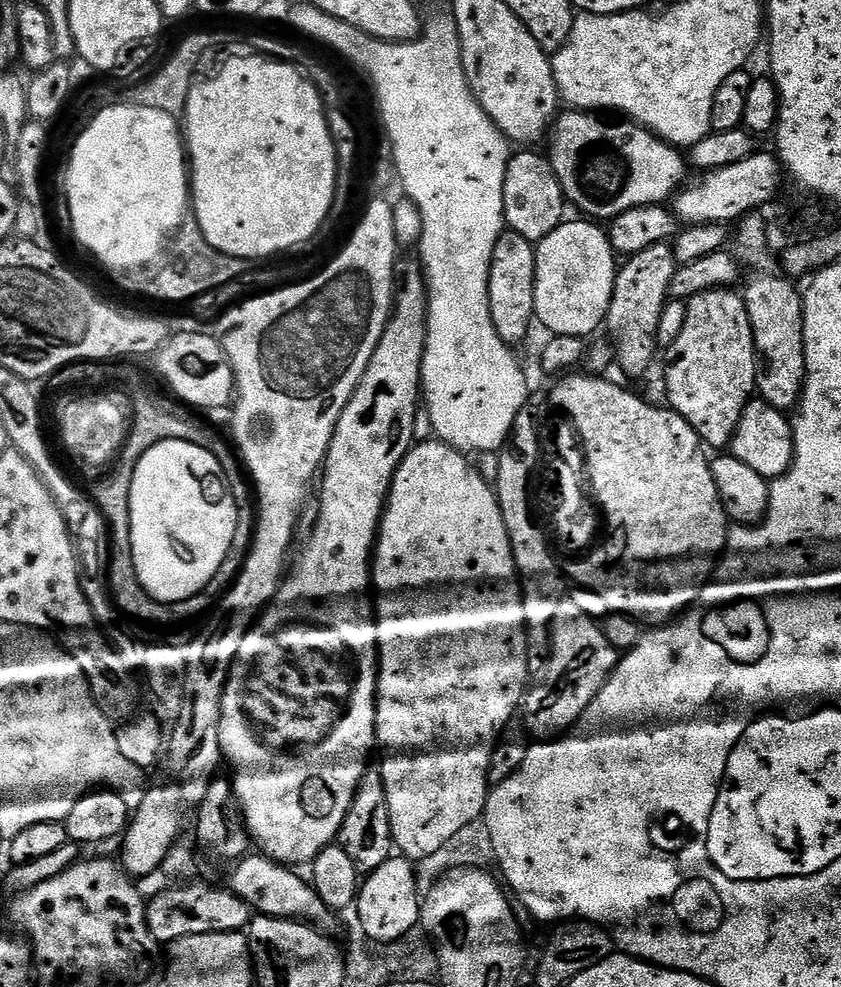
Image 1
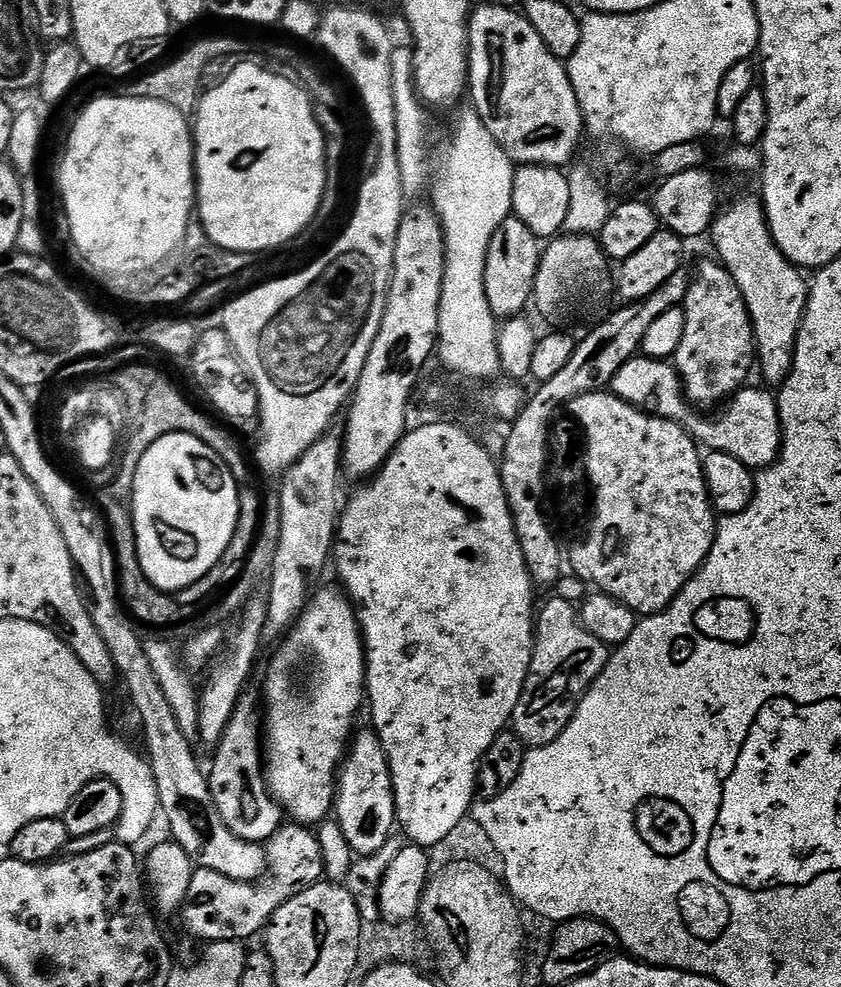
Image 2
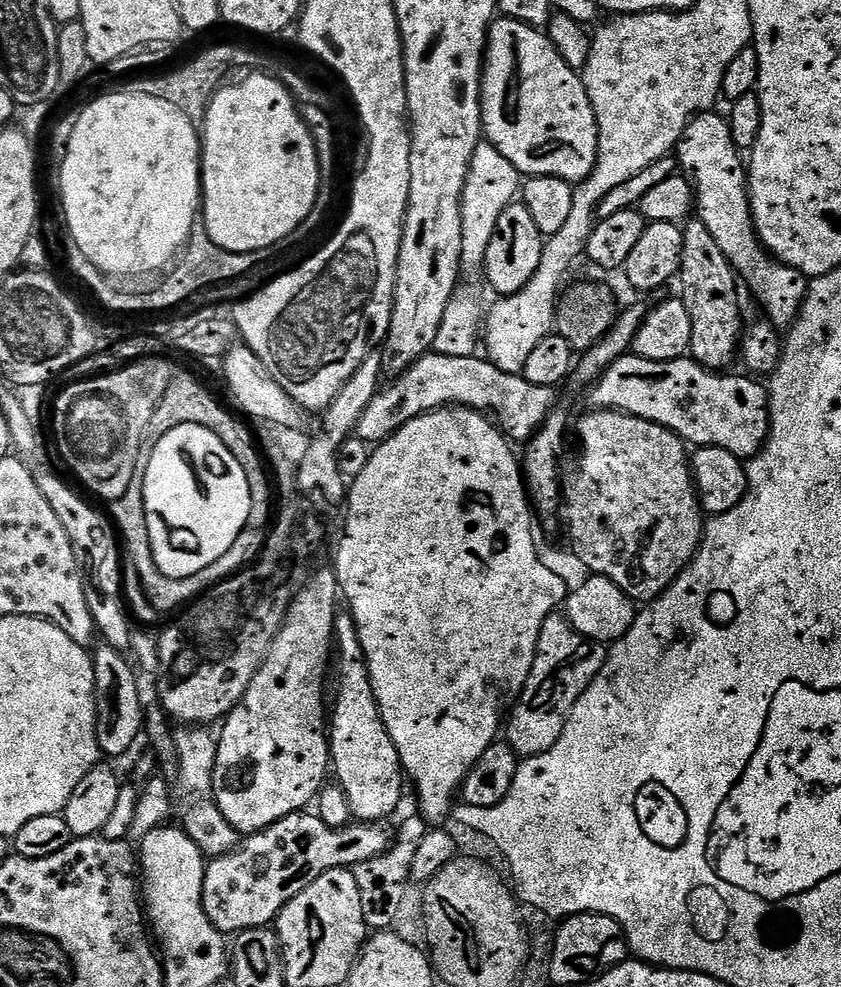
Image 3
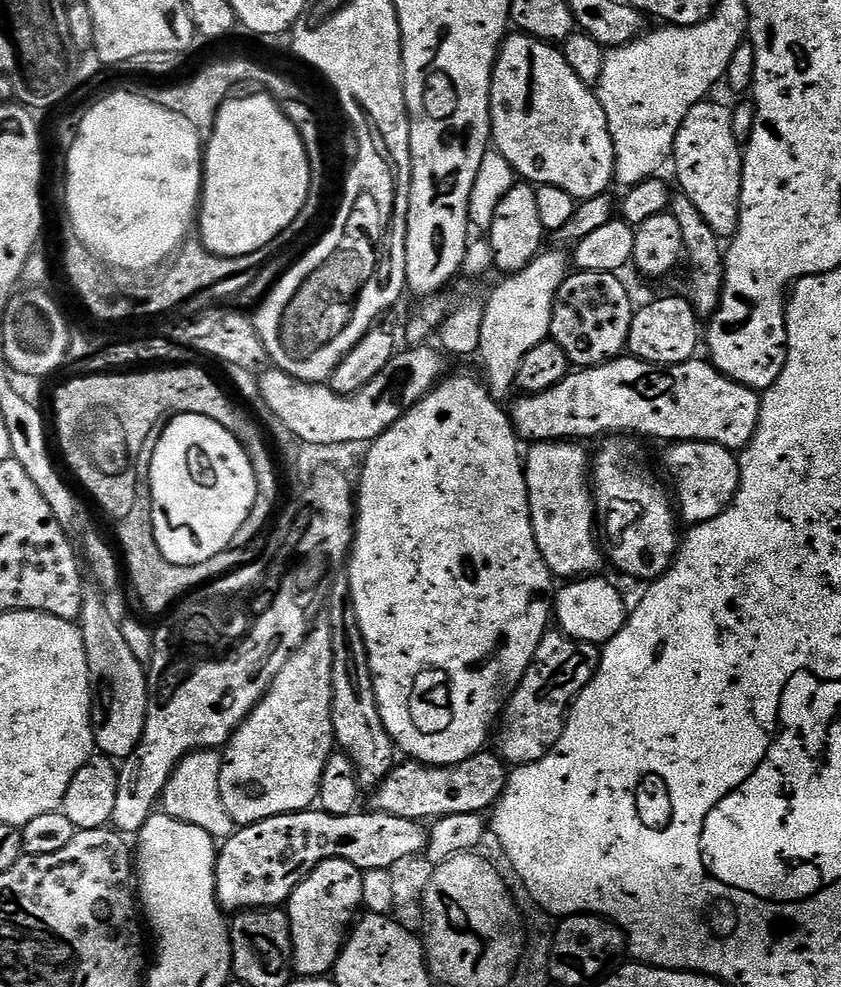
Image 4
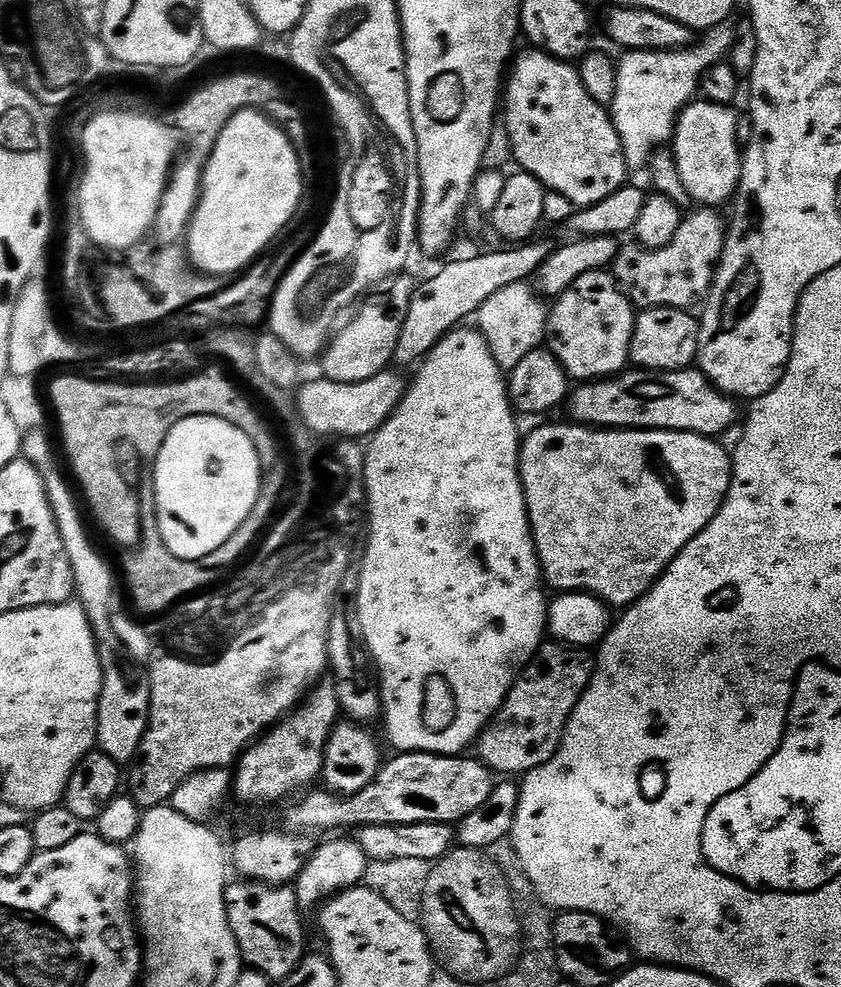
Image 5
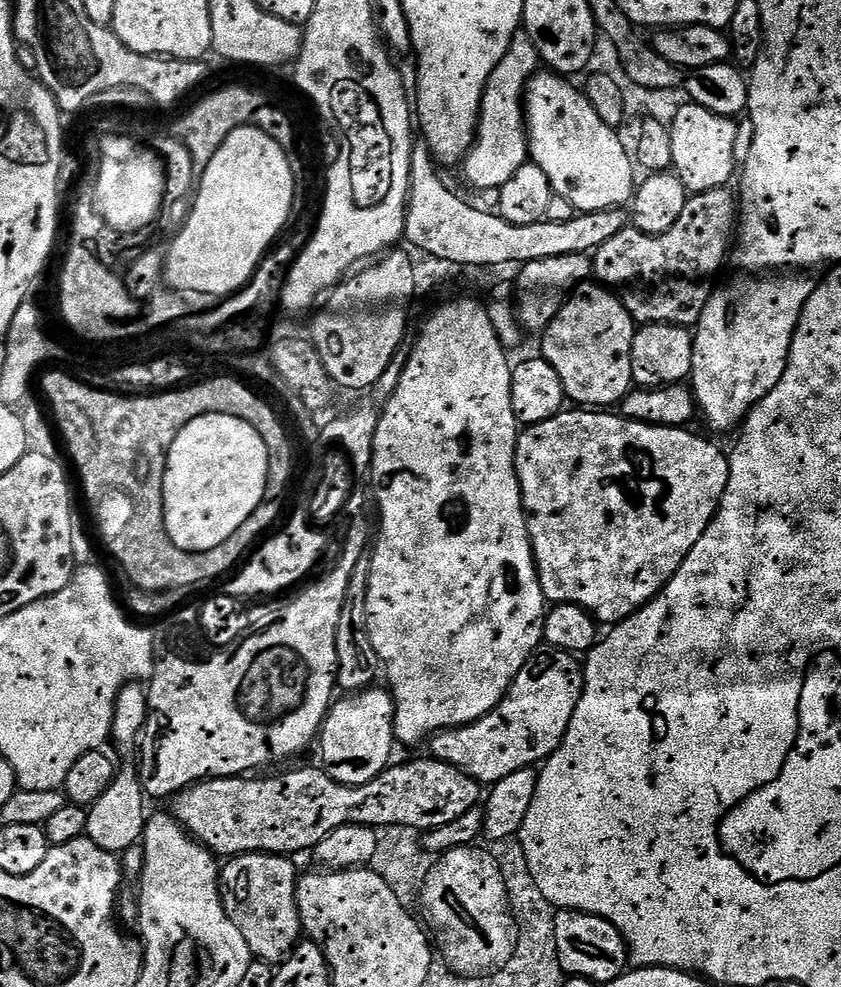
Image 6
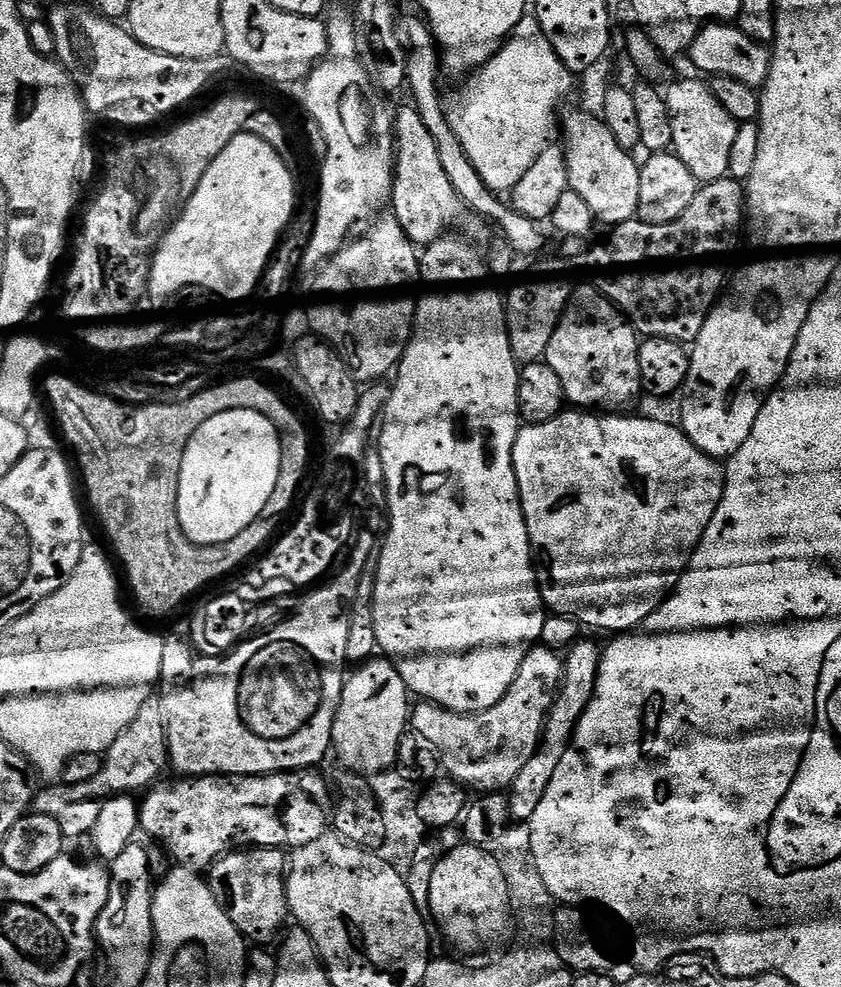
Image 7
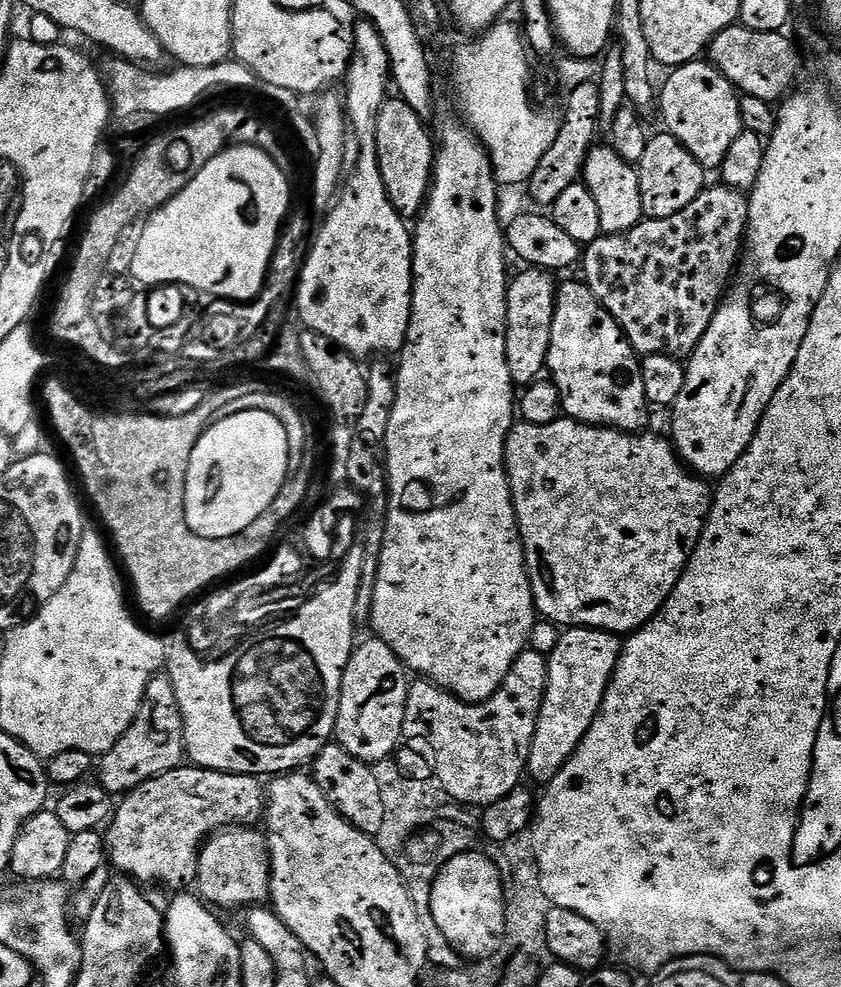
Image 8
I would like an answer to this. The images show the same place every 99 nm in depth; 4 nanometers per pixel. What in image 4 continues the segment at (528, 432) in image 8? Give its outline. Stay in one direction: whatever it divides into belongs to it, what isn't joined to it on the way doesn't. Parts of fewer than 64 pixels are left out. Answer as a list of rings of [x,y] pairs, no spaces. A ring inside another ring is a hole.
[[[686,440],[665,448],[668,449],[664,452],[664,472],[672,479],[670,488],[685,525],[710,522],[710,518],[718,518],[732,505],[740,485],[740,461],[733,449],[705,440]],[[536,442],[522,460],[536,545],[556,578],[584,578],[601,571],[602,552],[596,549],[598,517],[590,483],[590,452],[584,447],[580,442]]]

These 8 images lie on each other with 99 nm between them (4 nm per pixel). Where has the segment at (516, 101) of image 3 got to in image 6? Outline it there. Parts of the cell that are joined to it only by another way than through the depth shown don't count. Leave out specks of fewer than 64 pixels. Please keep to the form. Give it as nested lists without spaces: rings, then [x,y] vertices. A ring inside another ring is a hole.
[[[551,70],[537,71],[528,81],[523,108],[531,163],[546,170],[553,193],[566,198],[577,213],[631,205],[638,187],[633,157],[624,149],[621,133],[598,118],[587,96],[572,83]]]

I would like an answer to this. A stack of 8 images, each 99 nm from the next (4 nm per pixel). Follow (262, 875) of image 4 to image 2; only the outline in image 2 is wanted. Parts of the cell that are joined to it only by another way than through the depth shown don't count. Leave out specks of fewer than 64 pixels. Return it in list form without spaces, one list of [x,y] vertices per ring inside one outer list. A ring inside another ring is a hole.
[[[285,823],[267,841],[268,870],[255,882],[238,882],[218,874],[218,870],[196,868],[192,874],[190,890],[180,908],[178,919],[192,936],[203,942],[248,942],[251,936],[259,937],[267,928],[278,906],[302,894],[325,879],[324,848],[319,835],[300,824]]]

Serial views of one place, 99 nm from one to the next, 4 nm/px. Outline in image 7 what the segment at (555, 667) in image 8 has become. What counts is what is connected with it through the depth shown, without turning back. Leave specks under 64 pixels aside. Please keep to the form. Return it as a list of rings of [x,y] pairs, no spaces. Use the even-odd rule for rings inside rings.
[[[587,638],[577,640],[571,648],[567,649],[563,657],[564,679],[560,682],[560,691],[556,693],[556,700],[544,722],[540,744],[534,750],[530,762],[522,766],[522,774],[514,778],[512,787],[506,792],[510,817],[513,821],[527,822],[534,818],[534,810],[538,810],[542,802],[542,794],[546,794],[546,786],[550,786],[550,778],[554,778],[555,772],[558,771],[558,765],[562,762],[562,754],[566,754],[578,722],[594,694],[601,651],[599,643],[596,645],[594,641],[587,640]]]

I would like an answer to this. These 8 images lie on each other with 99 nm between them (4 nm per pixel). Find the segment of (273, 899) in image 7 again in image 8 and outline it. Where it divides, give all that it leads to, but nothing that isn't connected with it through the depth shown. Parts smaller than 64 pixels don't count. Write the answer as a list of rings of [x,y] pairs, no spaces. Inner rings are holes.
[[[252,826],[226,828],[204,841],[194,888],[205,904],[217,909],[247,910],[263,905],[271,897],[272,851],[268,849],[267,835],[256,831],[260,830]]]

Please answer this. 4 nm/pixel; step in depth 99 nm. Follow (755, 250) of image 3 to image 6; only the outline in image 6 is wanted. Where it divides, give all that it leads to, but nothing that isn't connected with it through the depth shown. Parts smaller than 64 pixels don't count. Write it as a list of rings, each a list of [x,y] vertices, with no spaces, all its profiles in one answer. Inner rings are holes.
[[[685,102],[670,120],[672,141],[674,142],[674,162],[672,168],[680,181],[695,194],[725,187],[728,179],[737,171],[738,163],[734,158],[734,140],[737,121],[727,116],[719,116],[703,106]]]

